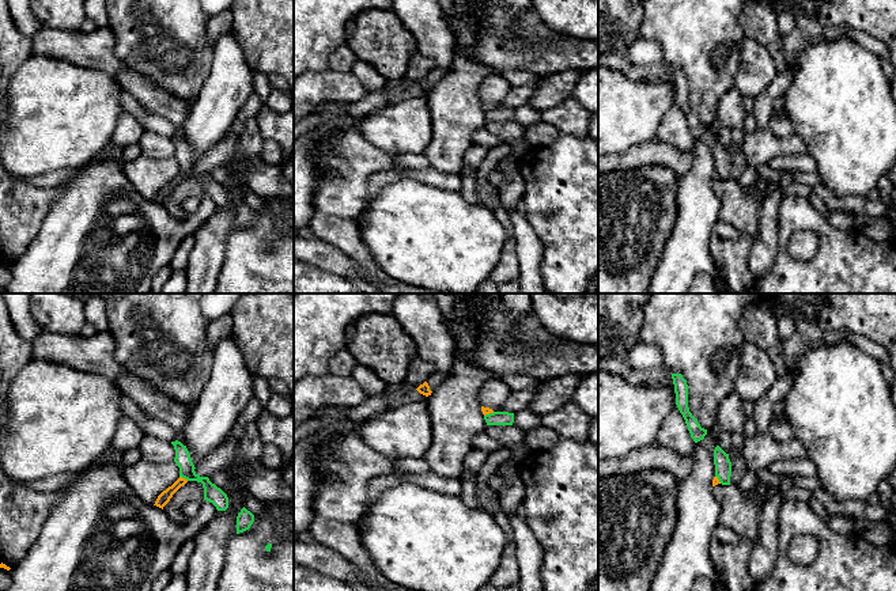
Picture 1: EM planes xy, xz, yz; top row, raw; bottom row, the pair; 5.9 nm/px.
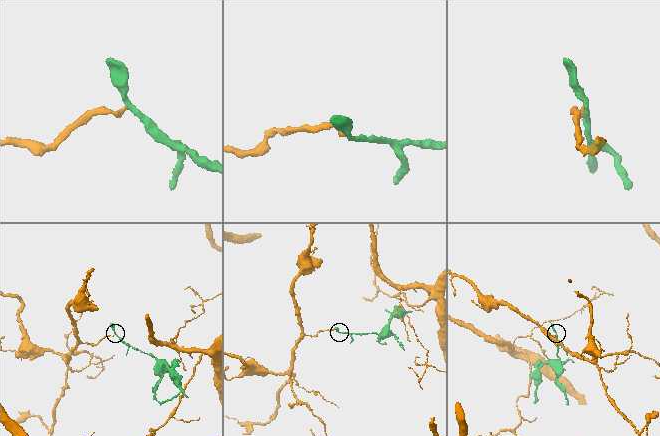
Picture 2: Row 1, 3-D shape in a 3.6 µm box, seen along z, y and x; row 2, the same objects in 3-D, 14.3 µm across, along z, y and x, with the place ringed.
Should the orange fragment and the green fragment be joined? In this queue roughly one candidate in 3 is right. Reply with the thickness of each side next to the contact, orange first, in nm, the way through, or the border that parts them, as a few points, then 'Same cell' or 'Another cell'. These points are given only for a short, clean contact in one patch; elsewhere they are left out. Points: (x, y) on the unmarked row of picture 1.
Thickness 70 nm (orange) against 100 nm. Boundary: xy (180, 171), (188, 175). Another cell

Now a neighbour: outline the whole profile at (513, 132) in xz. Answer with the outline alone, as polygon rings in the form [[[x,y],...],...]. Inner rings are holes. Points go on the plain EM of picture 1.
[[[487,121],[485,128],[502,143],[519,143],[525,139],[526,126],[515,121]]]

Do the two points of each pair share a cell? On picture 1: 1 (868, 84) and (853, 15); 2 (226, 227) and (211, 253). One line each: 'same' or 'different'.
1: different
2: same

